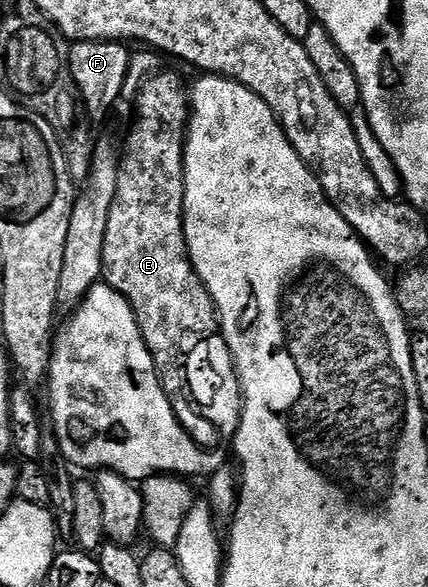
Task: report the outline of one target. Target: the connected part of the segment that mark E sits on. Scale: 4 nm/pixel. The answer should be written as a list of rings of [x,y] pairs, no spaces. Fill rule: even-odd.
[[[160,70],[151,75],[140,88],[135,104],[135,124],[128,137],[127,155],[122,156],[119,184],[109,213],[109,225],[105,229],[103,250],[103,279],[117,293],[129,301],[137,317],[137,325],[143,334],[145,345],[159,370],[159,380],[171,399],[171,407],[179,418],[179,424],[199,447],[215,449],[221,436],[212,421],[207,421],[185,390],[184,360],[189,351],[202,339],[220,330],[219,312],[205,285],[197,277],[187,252],[183,232],[183,198],[185,197],[185,173],[183,172],[183,148],[187,141],[189,122],[189,91],[183,88],[183,79],[171,71]]]

